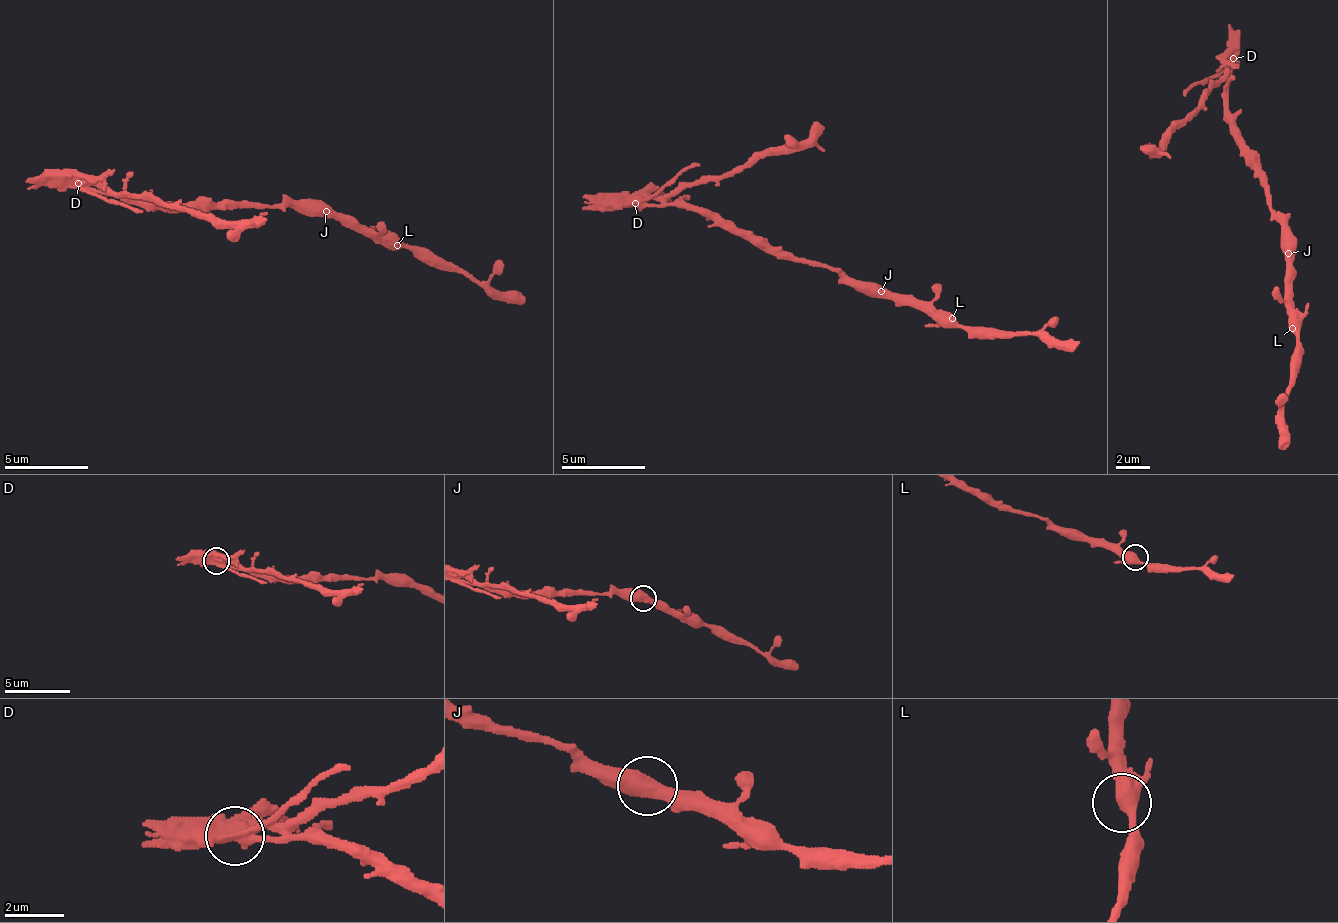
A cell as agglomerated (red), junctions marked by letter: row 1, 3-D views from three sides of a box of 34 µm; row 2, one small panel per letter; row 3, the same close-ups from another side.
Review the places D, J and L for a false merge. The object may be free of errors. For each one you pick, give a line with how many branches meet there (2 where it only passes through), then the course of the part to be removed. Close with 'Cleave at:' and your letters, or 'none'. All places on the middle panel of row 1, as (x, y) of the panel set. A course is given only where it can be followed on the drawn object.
D: 3 | (633, 202), (667, 201), (768, 155), (806, 148), (823, 125)
Cleave at: D

